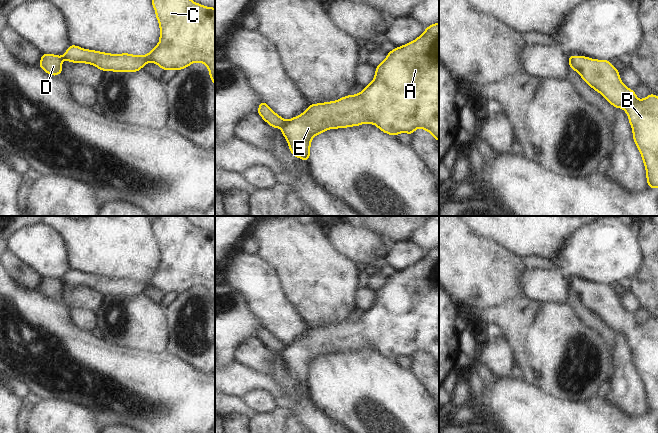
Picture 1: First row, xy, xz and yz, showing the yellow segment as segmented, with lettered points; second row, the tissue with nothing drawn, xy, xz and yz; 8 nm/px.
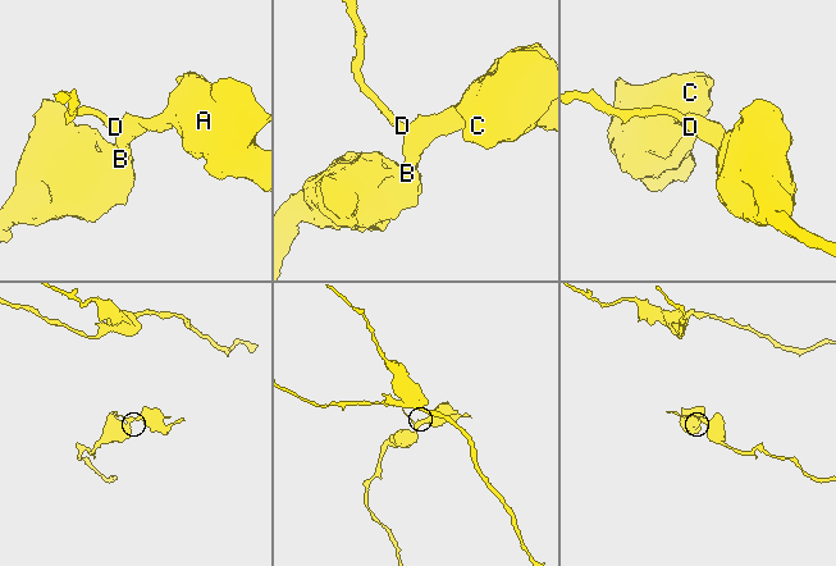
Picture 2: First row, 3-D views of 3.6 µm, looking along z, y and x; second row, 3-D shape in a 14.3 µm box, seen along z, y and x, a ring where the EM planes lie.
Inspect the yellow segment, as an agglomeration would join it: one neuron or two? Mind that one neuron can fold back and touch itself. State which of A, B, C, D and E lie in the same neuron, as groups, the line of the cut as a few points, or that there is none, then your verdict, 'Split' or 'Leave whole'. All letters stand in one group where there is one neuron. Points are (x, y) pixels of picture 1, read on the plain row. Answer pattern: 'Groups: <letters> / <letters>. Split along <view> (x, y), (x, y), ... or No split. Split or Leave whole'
Groups: A B C E / D. Split along xz (286, 345), (281, 350). Split.

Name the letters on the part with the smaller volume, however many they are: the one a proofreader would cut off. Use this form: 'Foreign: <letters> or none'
Foreign: D

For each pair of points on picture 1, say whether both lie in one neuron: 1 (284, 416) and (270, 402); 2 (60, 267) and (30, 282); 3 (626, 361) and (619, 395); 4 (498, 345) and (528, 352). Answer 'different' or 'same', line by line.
1: different
2: different
3: same
4: different

